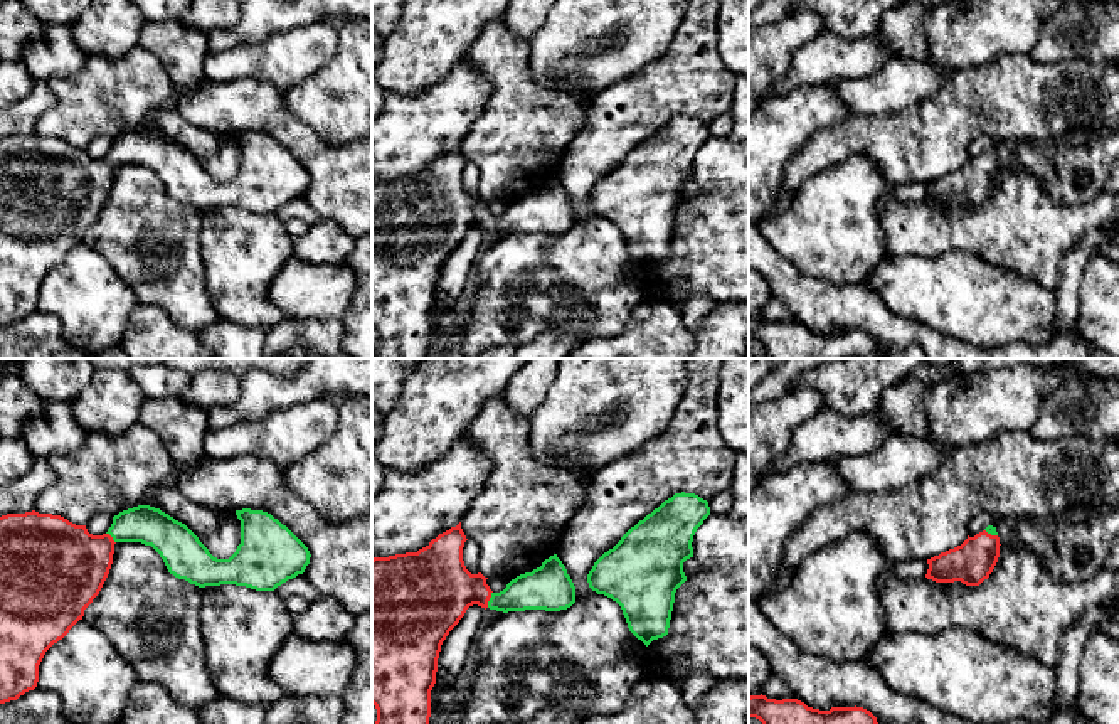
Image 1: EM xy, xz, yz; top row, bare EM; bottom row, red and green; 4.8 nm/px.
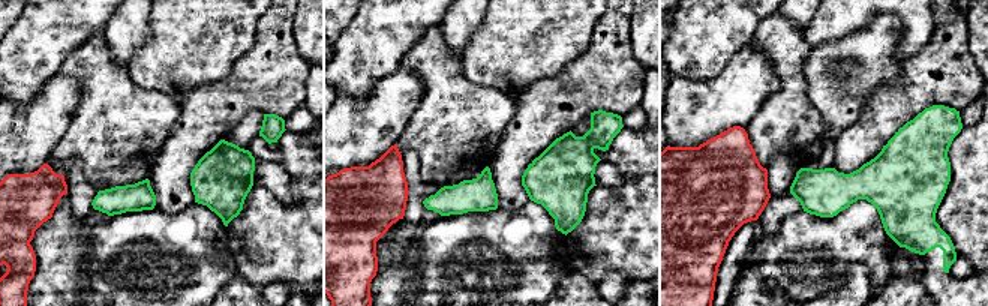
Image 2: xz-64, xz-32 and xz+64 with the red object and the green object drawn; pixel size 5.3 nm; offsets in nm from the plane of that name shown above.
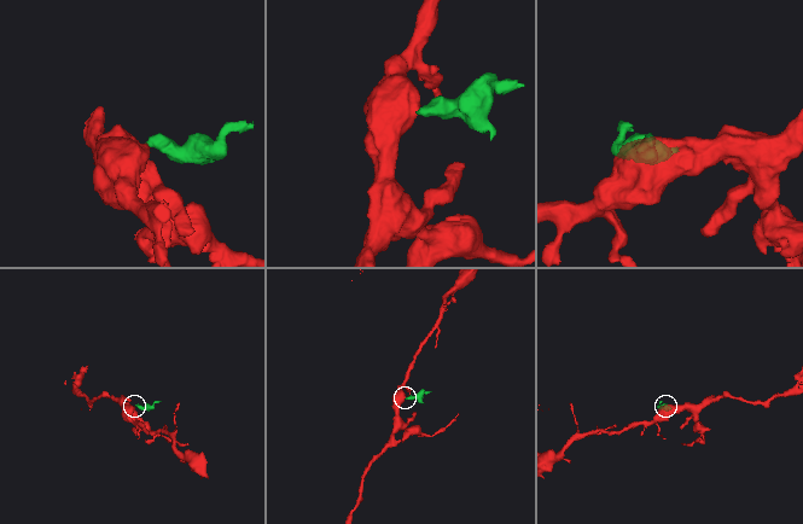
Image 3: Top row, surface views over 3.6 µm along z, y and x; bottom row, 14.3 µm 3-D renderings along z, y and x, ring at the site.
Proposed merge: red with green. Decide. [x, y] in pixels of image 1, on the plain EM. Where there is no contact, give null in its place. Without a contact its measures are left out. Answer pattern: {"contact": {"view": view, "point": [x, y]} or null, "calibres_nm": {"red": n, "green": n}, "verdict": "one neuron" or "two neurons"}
{"contact": {"view": "xz", "point": [488, 223]}, "calibres_nm": {"red": 340, "green": 190}, "verdict": "one neuron"}

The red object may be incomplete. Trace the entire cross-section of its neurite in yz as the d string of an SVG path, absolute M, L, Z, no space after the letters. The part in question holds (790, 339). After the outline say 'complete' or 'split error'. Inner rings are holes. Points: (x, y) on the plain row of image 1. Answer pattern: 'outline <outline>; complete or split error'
outline M749 320L749 340L762 345L767 359L882 359L877 340L863 330L819 333L798 322Z; complete

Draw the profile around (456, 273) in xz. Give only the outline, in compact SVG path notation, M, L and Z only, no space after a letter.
M478 227L469 229L443 264L434 306L438 311L449 310L469 291L473 268L478 261L478 251L483 241L485 231Z

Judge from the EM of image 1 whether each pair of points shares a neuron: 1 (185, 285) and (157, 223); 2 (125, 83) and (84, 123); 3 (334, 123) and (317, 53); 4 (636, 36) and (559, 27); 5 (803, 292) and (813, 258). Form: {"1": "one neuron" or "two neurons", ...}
{"1": "one neuron", "2": "one neuron", "3": "two neurons", "4": "one neuron", "5": "two neurons"}

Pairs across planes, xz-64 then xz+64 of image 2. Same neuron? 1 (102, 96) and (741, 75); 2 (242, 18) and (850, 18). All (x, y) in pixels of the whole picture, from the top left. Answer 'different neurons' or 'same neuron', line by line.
1: different neurons
2: same neuron

